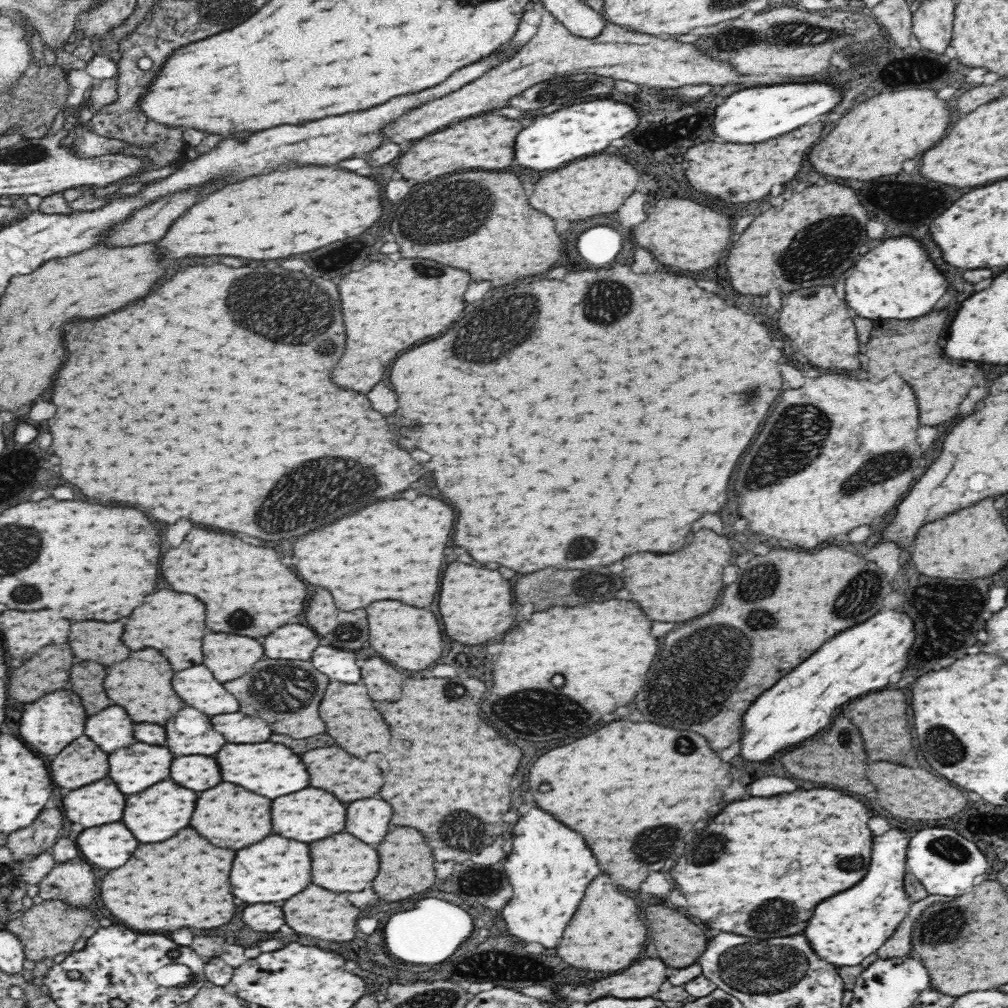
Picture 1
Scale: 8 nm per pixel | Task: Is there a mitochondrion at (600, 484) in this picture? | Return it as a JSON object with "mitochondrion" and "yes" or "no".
{"mitochondrion":"no"}

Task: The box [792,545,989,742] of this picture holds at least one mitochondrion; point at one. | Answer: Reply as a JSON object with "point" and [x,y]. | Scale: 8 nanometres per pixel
{"point":[938,639]}

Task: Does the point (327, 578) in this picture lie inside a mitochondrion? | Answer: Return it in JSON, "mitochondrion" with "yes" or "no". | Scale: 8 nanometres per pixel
{"mitochondrion":"no"}

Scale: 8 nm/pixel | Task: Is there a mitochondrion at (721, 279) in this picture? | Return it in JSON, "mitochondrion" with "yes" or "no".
{"mitochondrion":"no"}

